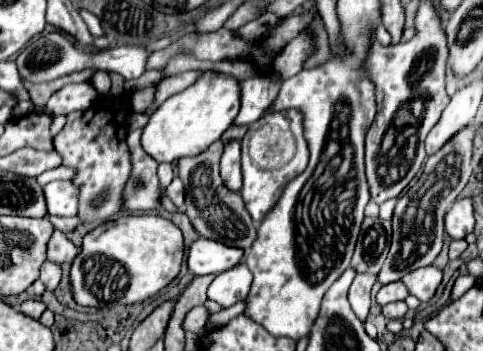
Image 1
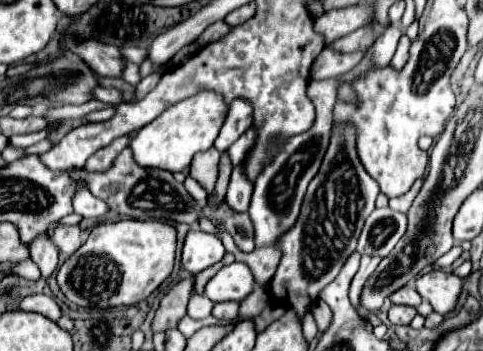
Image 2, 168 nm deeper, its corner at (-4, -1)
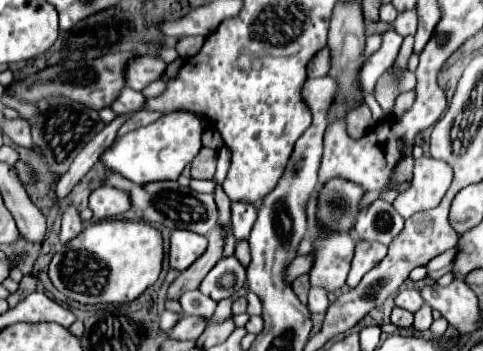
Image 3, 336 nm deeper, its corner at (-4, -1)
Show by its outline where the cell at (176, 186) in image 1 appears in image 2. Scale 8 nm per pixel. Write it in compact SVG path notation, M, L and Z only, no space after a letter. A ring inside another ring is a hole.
M187 177L187 179L185 179L185 187L187 187L187 191L197 199L197 203L201 203L201 205L207 203L207 191L205 191L193 177Z

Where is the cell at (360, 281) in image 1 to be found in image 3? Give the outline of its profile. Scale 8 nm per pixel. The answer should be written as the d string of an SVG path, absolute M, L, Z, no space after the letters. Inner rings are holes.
M357 241L355 257L351 261L351 271L347 277L347 285L351 289L357 287L357 283L363 279L367 271L371 271L383 257L387 255L387 247L381 243L369 243L369 241Z

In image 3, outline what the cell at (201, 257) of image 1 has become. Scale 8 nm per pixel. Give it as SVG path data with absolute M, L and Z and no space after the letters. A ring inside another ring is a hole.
M173 231L171 233L171 249L169 249L169 265L173 269L185 271L191 263L195 263L207 247L207 237L193 235L191 231Z

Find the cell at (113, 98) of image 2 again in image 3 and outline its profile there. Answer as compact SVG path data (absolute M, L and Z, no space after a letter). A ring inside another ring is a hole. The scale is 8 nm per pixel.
M129 87L121 89L119 97L115 99L115 103L111 105L111 109L119 115L119 113L133 113L133 111L141 111L145 103L145 95L139 91L133 91Z

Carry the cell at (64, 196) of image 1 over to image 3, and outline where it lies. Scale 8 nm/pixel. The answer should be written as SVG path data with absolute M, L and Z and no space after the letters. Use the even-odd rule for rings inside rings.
M99 187L89 195L89 209L93 211L93 219L107 219L125 213L131 207L125 191L113 187Z

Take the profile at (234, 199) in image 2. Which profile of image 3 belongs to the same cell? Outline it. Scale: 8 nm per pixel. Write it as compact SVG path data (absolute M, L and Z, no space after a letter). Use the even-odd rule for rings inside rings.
M249 201L231 203L231 227L235 239L247 239L249 231L257 219L257 209Z

